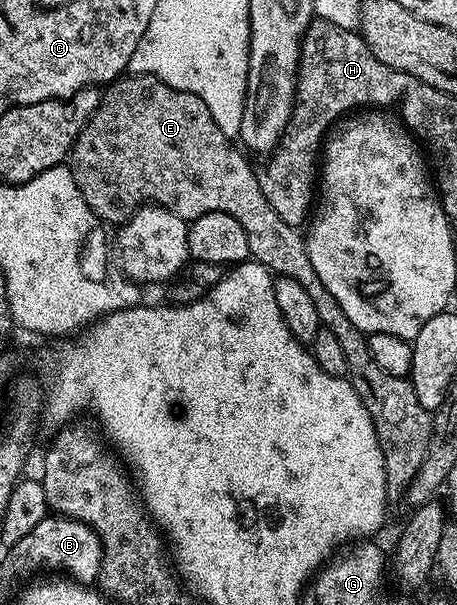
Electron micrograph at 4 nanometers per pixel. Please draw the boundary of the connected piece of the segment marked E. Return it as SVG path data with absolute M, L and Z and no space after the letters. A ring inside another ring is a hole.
M123 74L102 92L102 100L97 110L90 115L90 120L70 147L68 167L72 178L76 178L76 186L80 186L84 202L88 202L98 219L107 225L125 224L143 204L151 202L175 212L180 219L187 222L209 212L223 212L236 218L236 222L244 226L253 263L263 264L275 277L292 278L300 286L304 286L304 290L308 290L309 297L316 305L316 314L320 314L322 327L336 334L348 362L346 376L356 394L360 394L364 410L368 410L372 418L372 426L376 430L376 438L380 442L384 458L386 499L390 502L401 501L406 487L412 482L412 478L416 478L416 470L420 470L420 462L424 462L424 454L428 454L432 413L420 406L416 399L416 390L407 377L388 374L388 370L380 370L380 366L376 366L372 350L368 350L367 333L352 326L348 314L344 314L344 309L340 307L340 302L336 302L336 298L328 294L328 286L320 282L320 274L316 274L312 267L312 258L308 258L303 233L295 225L284 222L284 218L280 218L280 214L276 214L276 210L268 206L268 198L264 198L264 190L260 190L258 172L250 169L249 162L242 157L243 149L234 143L231 137L224 134L224 130L220 130L220 126L216 126L208 106L200 98L196 98L196 94L176 90L155 76Z

